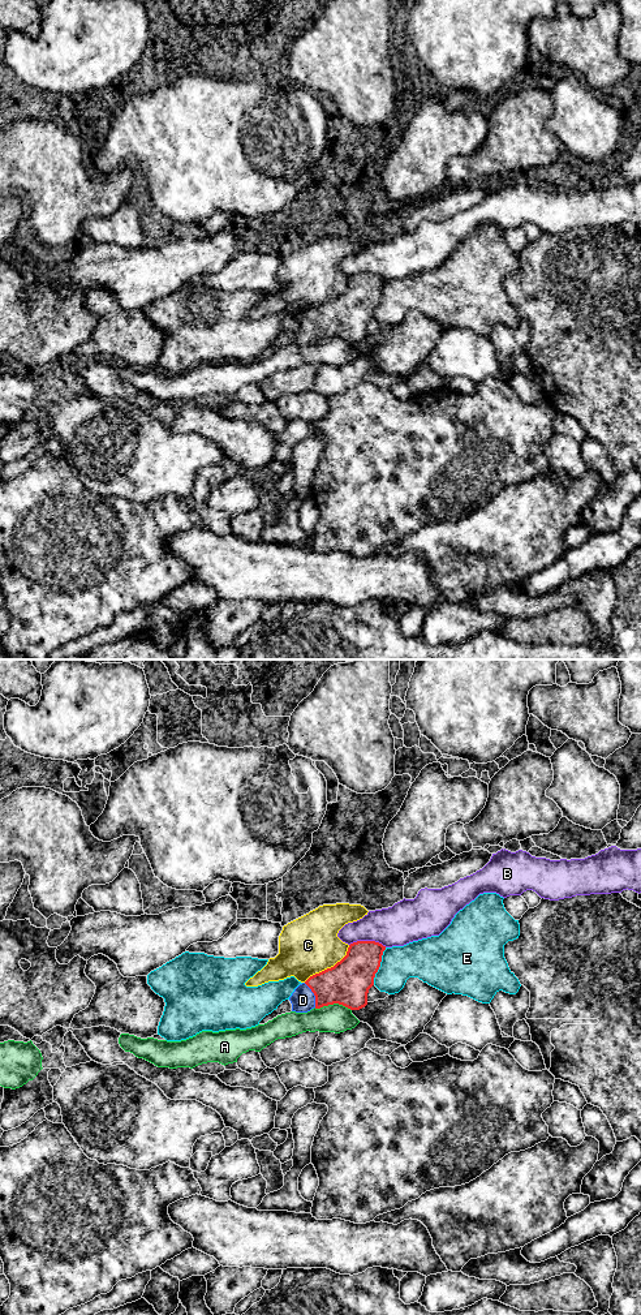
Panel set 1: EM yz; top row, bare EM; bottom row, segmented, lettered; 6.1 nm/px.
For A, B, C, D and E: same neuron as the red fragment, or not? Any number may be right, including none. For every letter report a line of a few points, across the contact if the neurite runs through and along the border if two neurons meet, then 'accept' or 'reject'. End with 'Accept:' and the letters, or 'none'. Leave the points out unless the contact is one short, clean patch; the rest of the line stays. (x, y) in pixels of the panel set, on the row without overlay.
A: yz (314, 340), (341, 336), (351, 343) | reject
B: reject
C: reject
D: yz (347, 316), (319, 322), (314, 327), (308, 327), (302, 332) | accept
E: reject
Accept: D

